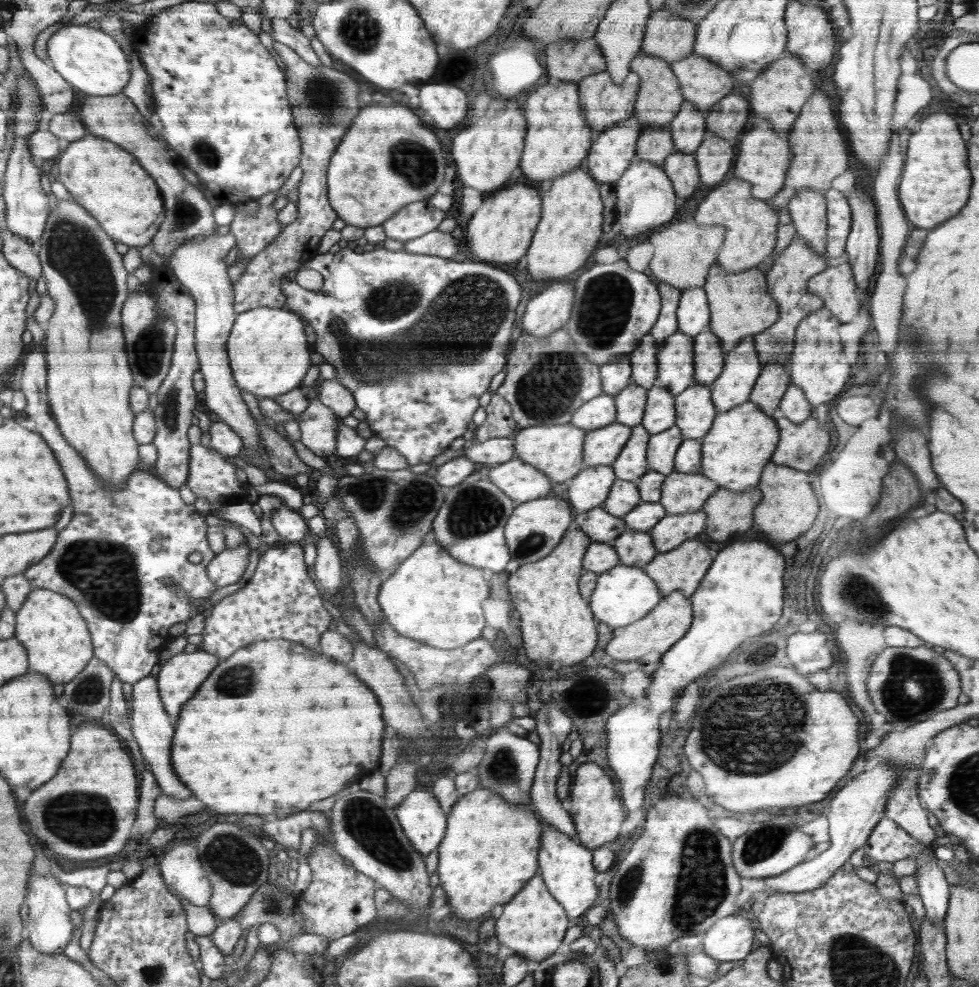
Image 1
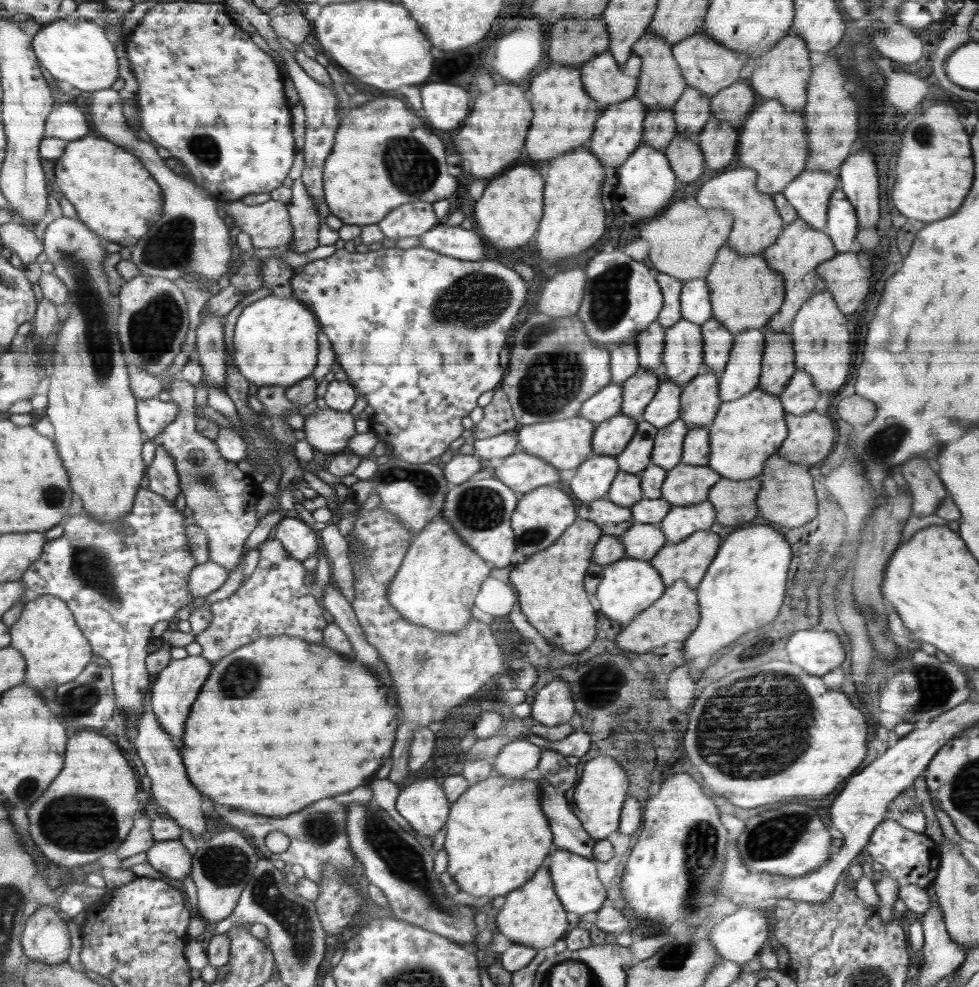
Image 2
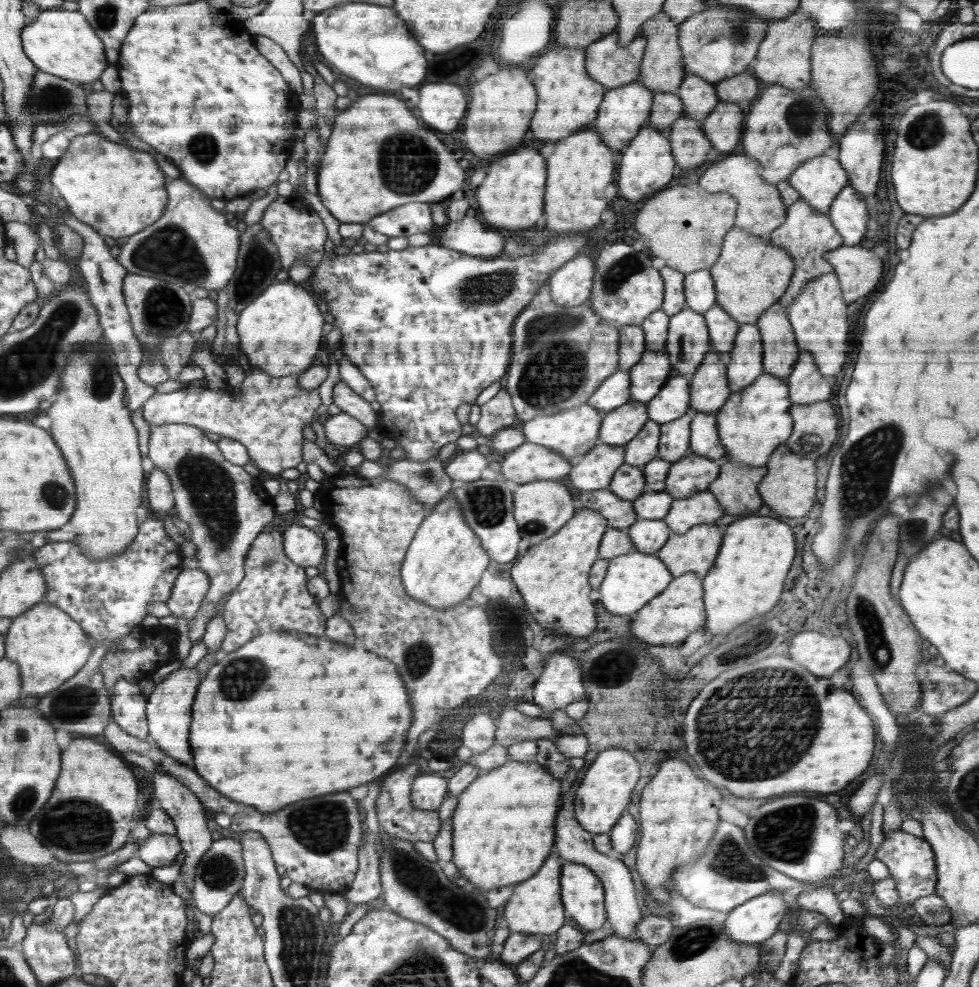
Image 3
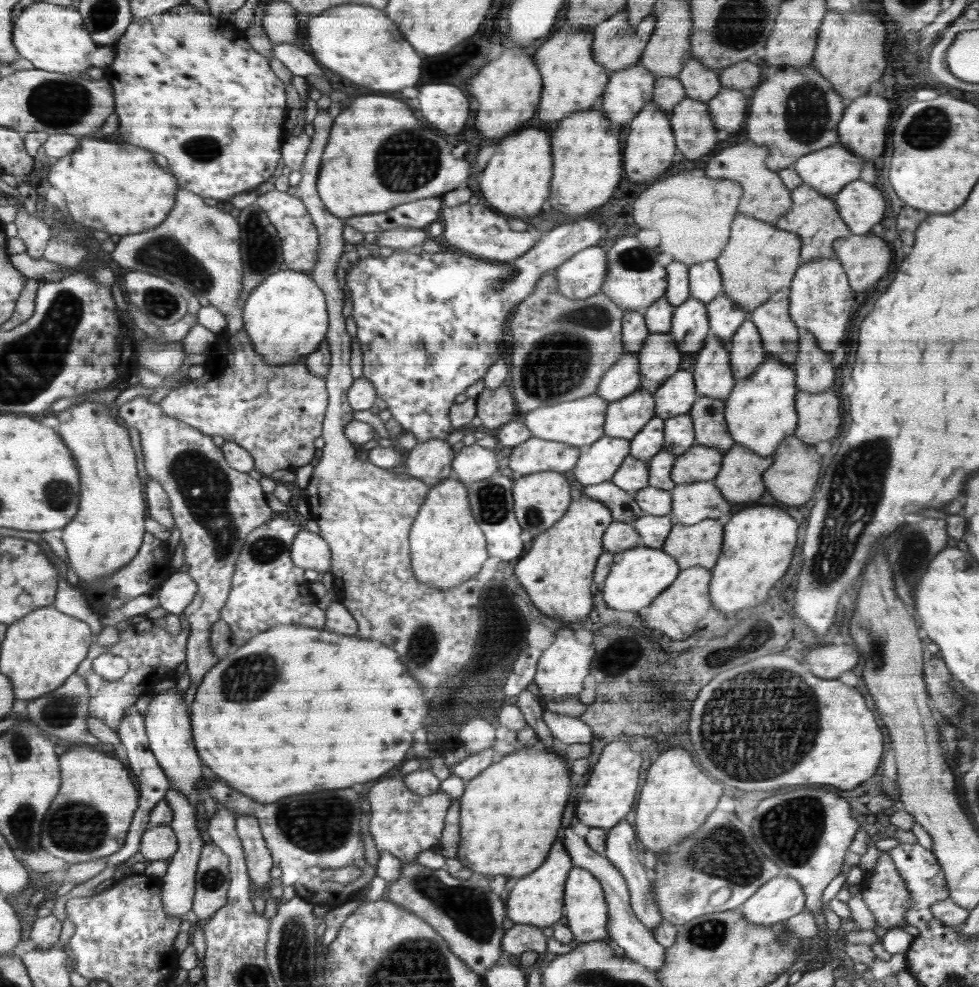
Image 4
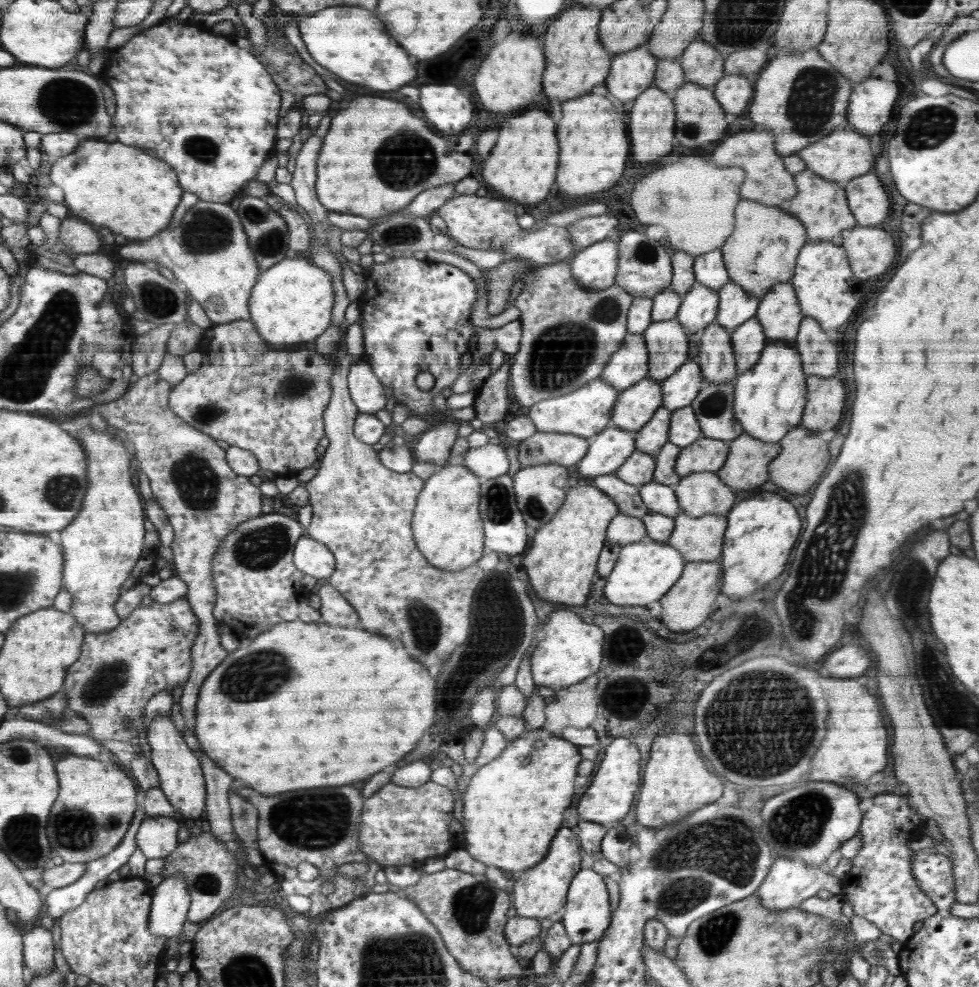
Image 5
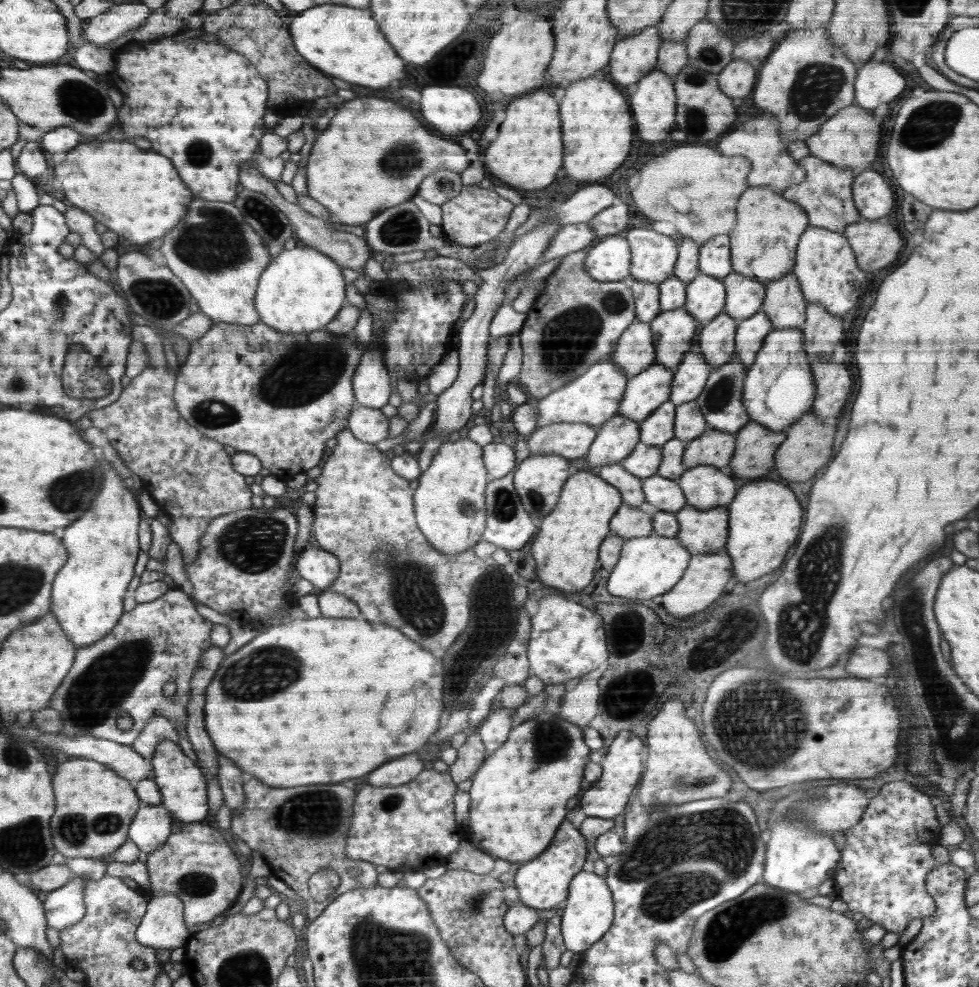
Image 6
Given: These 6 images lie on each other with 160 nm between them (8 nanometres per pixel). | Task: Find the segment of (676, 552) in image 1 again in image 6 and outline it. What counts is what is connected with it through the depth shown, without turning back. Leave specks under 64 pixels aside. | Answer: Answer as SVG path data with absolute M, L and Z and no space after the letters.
M687 504L677 513L680 532L676 539L686 546L691 554L714 554L725 548L729 529L727 507L698 510Z

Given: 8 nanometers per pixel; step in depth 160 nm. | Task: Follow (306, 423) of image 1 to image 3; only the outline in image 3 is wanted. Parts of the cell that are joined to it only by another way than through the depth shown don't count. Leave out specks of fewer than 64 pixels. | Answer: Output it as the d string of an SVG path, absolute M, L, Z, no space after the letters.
M342 411L336 415L328 415L325 421L324 428L319 433L328 443L337 446L350 447L371 435L369 428L361 420Z

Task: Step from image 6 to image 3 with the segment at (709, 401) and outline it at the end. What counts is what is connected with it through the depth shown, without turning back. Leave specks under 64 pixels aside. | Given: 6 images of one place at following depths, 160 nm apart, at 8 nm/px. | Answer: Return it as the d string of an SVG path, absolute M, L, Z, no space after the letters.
M709 412L695 413L691 423L689 455L701 455L710 460L722 461L726 456L718 435L718 416Z

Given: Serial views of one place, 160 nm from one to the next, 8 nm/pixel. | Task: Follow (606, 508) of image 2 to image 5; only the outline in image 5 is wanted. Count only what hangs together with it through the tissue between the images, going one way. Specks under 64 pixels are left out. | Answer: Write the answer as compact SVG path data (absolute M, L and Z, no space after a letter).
M615 473L593 477L592 484L594 487L601 488L617 503L619 512L640 519L650 512L639 495L639 487L624 483L624 480L620 480Z

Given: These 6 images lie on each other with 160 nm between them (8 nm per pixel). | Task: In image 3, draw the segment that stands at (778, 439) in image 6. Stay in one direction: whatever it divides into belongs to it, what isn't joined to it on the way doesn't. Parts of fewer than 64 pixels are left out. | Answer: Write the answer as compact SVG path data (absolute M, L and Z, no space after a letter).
M721 462L718 478L710 484L708 491L714 494L727 514L746 516L764 506L757 489L766 473L765 466Z

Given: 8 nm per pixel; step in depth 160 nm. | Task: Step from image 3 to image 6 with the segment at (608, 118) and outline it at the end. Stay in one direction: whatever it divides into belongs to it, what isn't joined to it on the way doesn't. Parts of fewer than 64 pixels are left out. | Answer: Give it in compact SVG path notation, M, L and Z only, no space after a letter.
M655 24L618 42L610 58L608 72L611 82L623 88L638 83L656 68L662 41L660 26Z

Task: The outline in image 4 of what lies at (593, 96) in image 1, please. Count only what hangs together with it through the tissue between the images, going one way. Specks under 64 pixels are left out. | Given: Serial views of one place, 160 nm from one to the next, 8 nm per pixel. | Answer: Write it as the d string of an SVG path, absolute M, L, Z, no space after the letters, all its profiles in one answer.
M624 10L622 13L614 14L614 17L601 22L600 25L596 25L592 30L594 34L592 46L594 50L594 59L600 62L611 76L629 66L634 66L641 60L646 45L649 44L649 38L656 28L656 19L657 16L650 14L650 16L646 17L640 24L633 24L630 23L628 10Z

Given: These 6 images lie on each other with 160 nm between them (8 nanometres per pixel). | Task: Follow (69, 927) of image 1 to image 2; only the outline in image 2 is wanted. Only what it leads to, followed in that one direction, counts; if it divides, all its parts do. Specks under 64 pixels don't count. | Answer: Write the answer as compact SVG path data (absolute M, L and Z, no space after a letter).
M38 908L22 934L22 947L27 961L46 960L46 966L66 964L70 954L70 934L65 920L60 918L54 908Z

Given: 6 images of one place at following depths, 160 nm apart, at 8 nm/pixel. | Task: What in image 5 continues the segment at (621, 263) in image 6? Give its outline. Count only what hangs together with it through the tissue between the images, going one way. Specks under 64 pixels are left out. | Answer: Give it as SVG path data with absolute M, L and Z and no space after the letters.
M618 241L597 242L570 258L573 278L578 285L589 290L603 291L615 284L619 269L620 250Z

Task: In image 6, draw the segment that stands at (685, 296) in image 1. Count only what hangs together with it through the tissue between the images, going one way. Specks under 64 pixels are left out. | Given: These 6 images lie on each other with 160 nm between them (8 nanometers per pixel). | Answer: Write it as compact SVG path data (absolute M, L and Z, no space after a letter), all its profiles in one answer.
M720 234L701 245L699 265L702 274L723 279L731 273L729 244L729 235Z

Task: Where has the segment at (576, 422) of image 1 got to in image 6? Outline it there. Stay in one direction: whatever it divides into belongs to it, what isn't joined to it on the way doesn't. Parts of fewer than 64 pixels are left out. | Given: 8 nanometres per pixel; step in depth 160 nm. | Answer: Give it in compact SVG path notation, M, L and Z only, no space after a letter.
M634 322L617 342L613 362L629 376L640 374L656 362L656 342L650 322Z

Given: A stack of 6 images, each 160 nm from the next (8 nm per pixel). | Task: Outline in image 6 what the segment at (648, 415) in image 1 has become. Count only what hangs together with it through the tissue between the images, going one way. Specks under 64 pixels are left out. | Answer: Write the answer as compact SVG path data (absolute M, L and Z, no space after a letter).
M695 348L685 353L675 372L670 400L676 405L695 400L703 391L711 371L704 355Z

